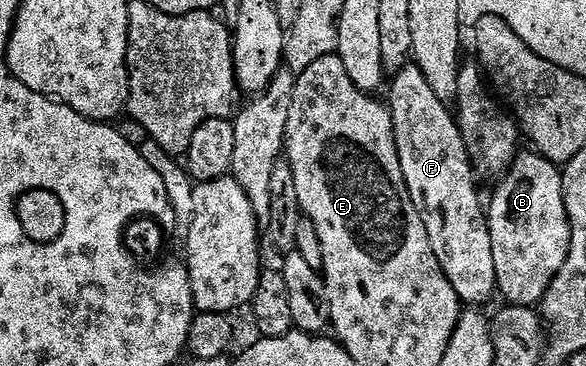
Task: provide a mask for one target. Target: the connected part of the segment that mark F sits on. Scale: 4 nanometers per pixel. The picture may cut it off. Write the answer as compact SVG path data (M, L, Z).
M408 64L404 66L404 68L401 69L400 72L393 74L392 80L394 81L390 85L390 98L388 98L388 104L390 106L390 114L392 115L392 123L394 124L394 134L396 135L396 147L398 148L398 154L400 155L400 167L404 171L404 183L408 183L408 195L412 195L412 203L416 203L416 211L420 211L420 219L424 219L424 231L428 231L428 239L432 243L432 251L436 255L436 259L440 263L440 267L444 271L444 275L448 279L448 283L452 283L452 287L456 291L456 295L458 296L459 302L463 306L466 307L482 307L482 304L485 303L486 300L489 299L490 296L495 296L498 284L496 283L496 262L492 259L492 235L490 234L490 222L488 220L488 213L487 210L484 208L484 201L481 201L480 198L478 198L478 185L476 182L474 182L474 177L476 178L476 170L470 160L470 153L466 149L466 141L462 137L462 131L458 127L458 122L456 120L455 114L453 112L450 113L448 110L447 102L442 101L439 99L439 97L436 95L436 91L432 91L432 86L428 84L428 79L424 79L424 75L420 71L420 67L416 64Z

